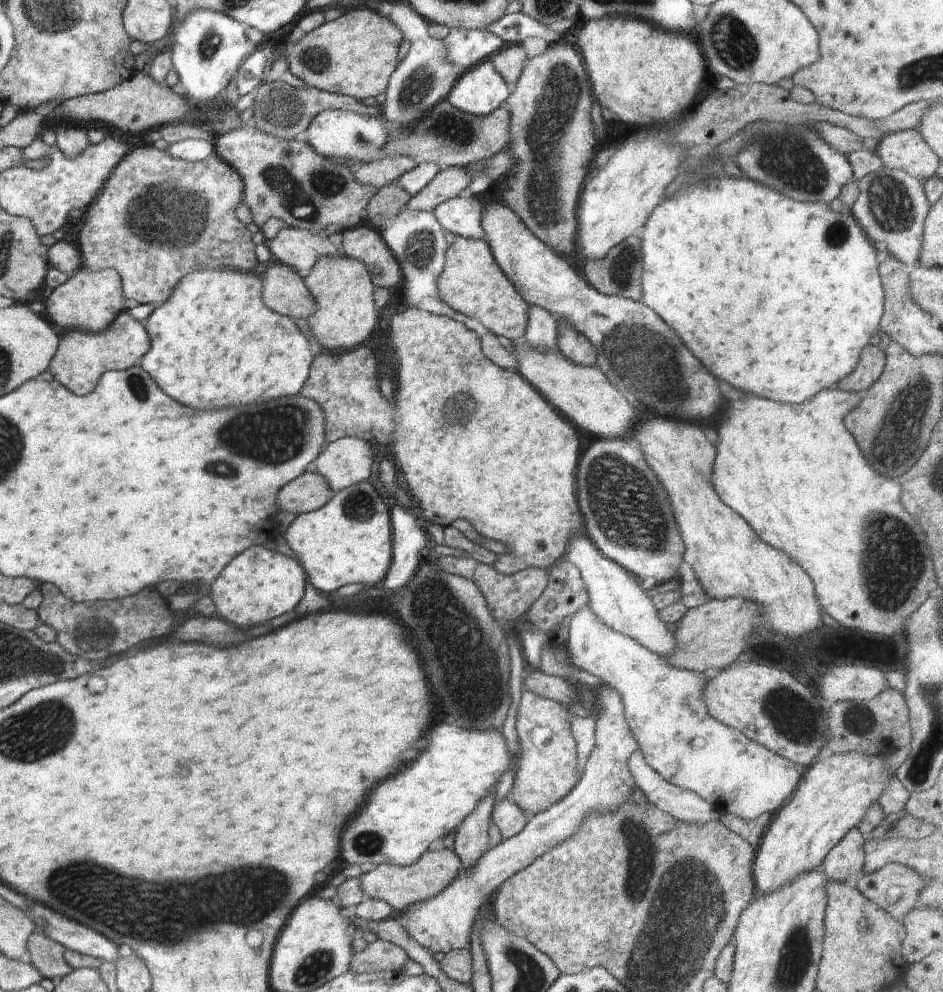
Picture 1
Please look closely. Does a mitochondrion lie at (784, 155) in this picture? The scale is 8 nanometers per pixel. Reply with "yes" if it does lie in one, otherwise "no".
yes

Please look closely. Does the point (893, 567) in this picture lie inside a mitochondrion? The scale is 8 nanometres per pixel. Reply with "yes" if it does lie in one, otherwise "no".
yes

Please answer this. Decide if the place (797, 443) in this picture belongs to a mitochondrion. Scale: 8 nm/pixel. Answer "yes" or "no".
no

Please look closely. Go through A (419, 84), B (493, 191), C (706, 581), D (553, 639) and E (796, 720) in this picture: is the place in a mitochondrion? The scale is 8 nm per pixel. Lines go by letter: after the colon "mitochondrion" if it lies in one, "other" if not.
A: mitochondrion
B: other
C: other
D: other
E: mitochondrion

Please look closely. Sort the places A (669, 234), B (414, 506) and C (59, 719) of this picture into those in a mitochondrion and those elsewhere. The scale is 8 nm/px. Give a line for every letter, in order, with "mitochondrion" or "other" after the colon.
A: other
B: other
C: mitochondrion

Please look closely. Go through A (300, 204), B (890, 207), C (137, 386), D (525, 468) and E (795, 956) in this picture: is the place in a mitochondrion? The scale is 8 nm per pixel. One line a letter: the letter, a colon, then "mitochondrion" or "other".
A: mitochondrion
B: mitochondrion
C: mitochondrion
D: other
E: mitochondrion

